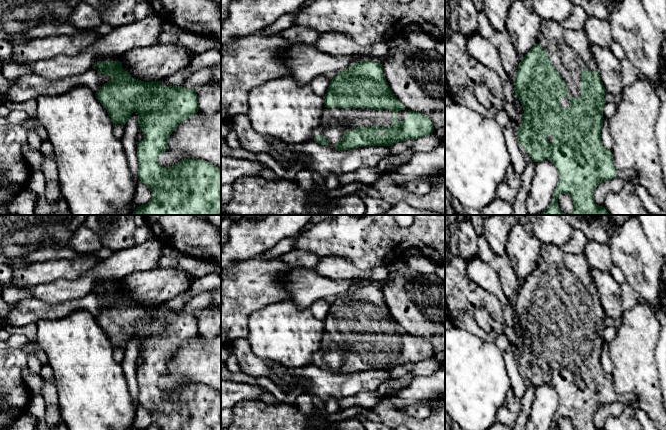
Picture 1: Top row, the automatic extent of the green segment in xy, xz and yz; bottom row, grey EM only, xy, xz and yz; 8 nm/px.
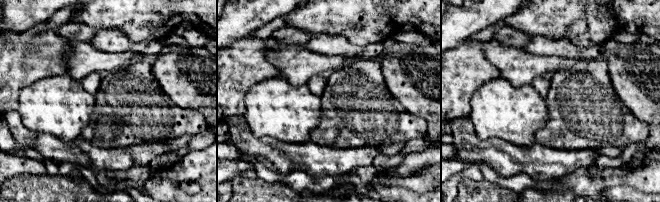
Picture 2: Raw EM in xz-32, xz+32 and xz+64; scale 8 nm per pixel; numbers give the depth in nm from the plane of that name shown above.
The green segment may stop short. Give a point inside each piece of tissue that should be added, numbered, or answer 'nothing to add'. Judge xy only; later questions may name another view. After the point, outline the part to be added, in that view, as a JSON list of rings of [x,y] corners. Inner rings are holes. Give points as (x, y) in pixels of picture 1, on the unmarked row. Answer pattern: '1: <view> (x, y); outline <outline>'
1: xy (111, 282); outline [[[124,279],[122,280],[109,280],[109,281],[98,281],[96,282],[96,288],[95,288],[95,292],[98,294],[99,293],[99,289],[97,288],[98,285],[123,285],[124,283]]]

